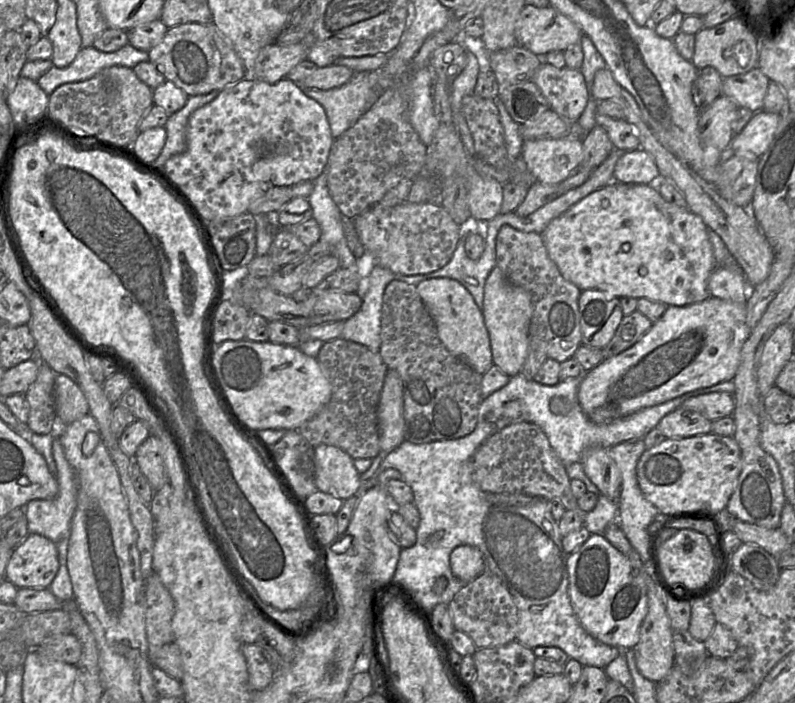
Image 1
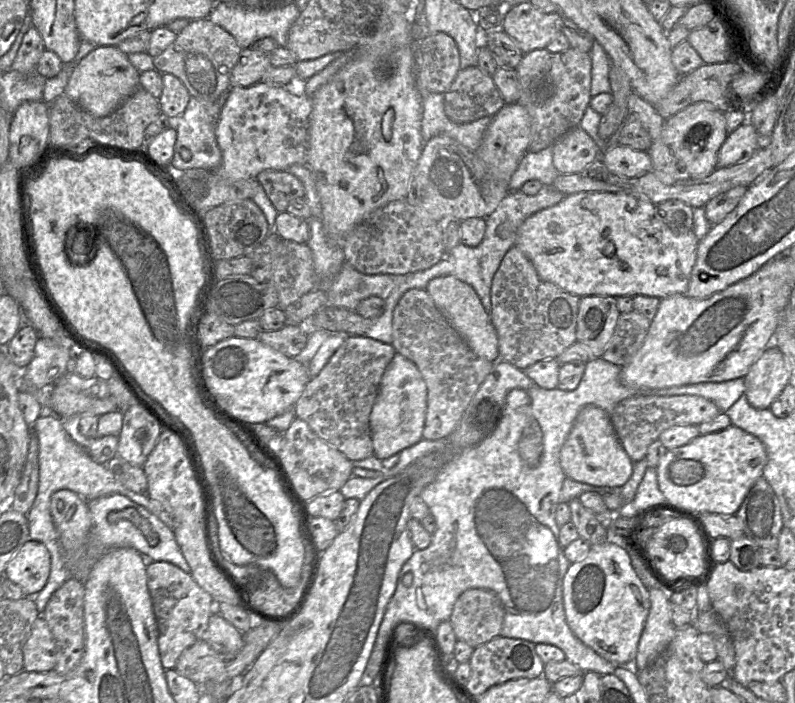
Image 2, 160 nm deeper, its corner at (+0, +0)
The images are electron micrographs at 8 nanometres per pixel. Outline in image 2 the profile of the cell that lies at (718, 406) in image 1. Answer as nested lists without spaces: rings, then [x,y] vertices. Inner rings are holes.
[[[644,393],[620,401],[610,413],[610,417],[625,452],[633,462],[638,462],[646,457],[649,446],[659,439],[663,431],[679,425],[699,426],[714,419],[719,413],[721,411],[717,405],[702,396],[657,396]]]

